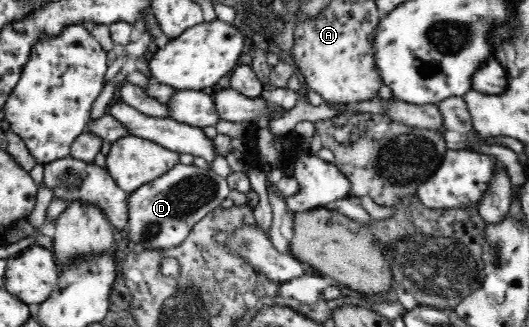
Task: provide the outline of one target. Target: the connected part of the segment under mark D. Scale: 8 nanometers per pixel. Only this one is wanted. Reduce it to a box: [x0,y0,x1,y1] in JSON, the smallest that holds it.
[128,162,231,250]

